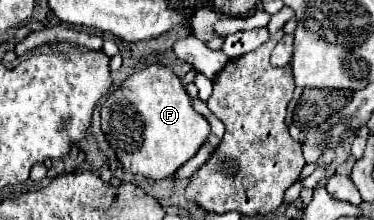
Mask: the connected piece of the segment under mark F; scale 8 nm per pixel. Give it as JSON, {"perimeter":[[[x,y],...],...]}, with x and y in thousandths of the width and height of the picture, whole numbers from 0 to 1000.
{"perimeter":[[[398,295],[281,450],[270,477],[270,595],[329,777],[393,814],[447,814],[553,641],[559,559],[516,505],[511,441],[457,314]]]}

